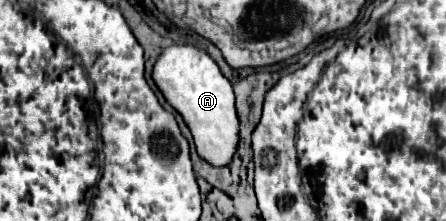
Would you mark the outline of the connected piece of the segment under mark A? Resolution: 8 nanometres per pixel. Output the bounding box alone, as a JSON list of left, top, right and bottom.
[152,44,240,168]

